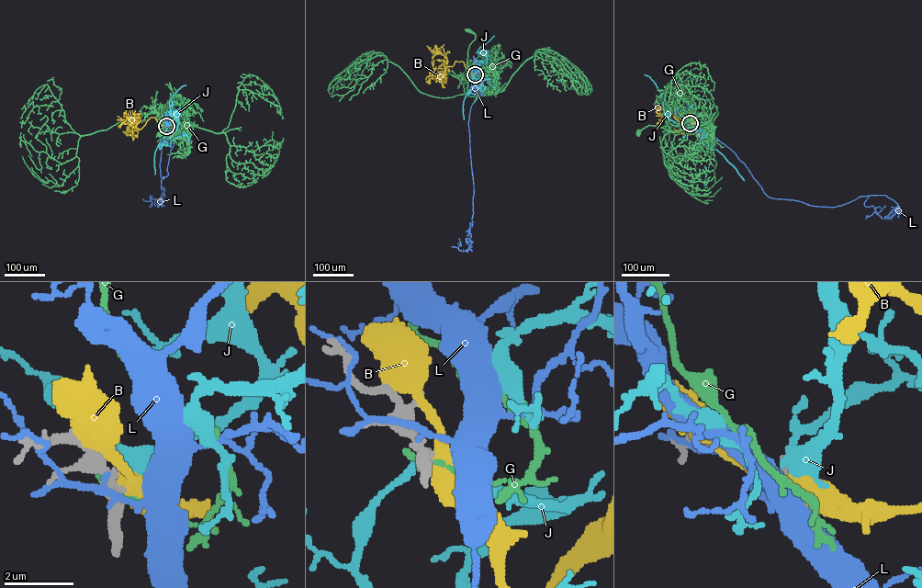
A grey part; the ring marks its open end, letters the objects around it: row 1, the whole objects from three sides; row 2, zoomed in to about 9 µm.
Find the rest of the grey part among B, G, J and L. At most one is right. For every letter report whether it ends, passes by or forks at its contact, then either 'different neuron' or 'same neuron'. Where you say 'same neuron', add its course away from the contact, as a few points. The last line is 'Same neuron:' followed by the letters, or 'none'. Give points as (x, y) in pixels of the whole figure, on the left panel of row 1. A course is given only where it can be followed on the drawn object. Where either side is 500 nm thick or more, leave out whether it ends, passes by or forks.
B: it passes by | different neuron
G: it ends | different neuron
J: it forks | same neuron | via (166, 126), (168, 123), (172, 123), (176, 130), (178, 122), (171, 112), (169, 101), (185, 84)
L: it passes by | different neuron
Same neuron: J

